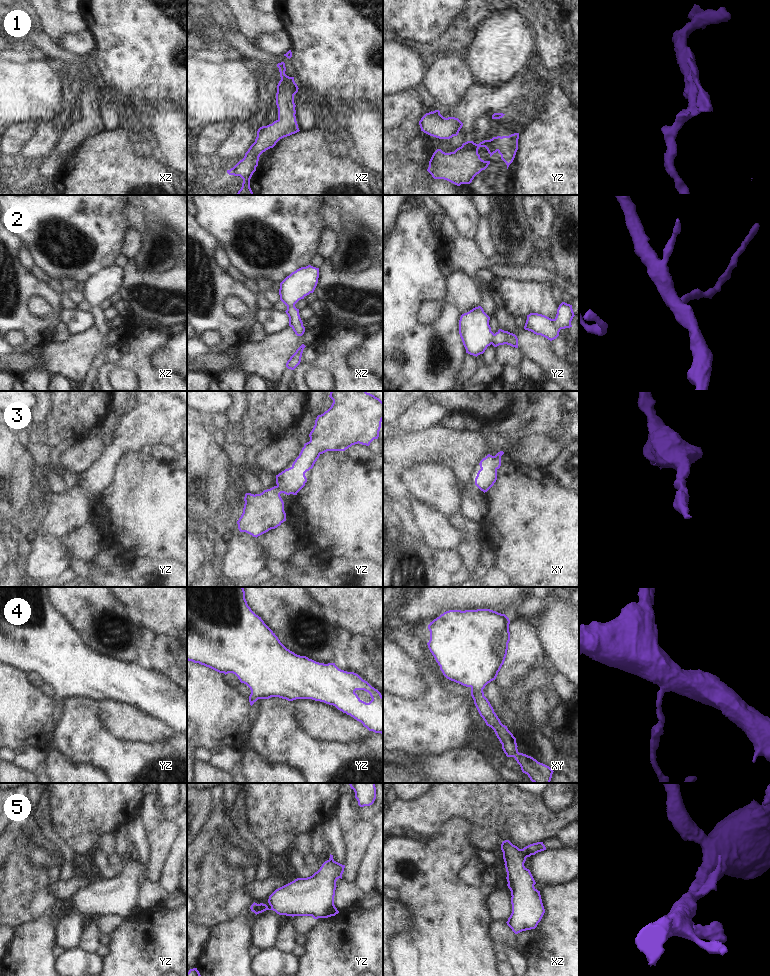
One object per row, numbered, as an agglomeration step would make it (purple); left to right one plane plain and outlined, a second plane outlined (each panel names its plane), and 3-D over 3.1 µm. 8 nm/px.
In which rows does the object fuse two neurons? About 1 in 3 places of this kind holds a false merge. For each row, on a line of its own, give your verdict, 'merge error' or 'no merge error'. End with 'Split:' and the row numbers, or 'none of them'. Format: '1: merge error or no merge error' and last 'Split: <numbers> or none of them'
1: no merge error
2: no merge error
3: no merge error
4: no merge error
5: merge error
Split: 5

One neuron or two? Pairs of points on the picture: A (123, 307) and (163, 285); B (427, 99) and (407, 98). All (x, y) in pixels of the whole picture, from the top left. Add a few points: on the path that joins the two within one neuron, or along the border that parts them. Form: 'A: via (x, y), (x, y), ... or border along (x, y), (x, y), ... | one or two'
A: border along (121, 298), (131, 307), (133, 314) | two
B: border along (416, 88), (420, 100), (429, 109), (433, 110) | two

